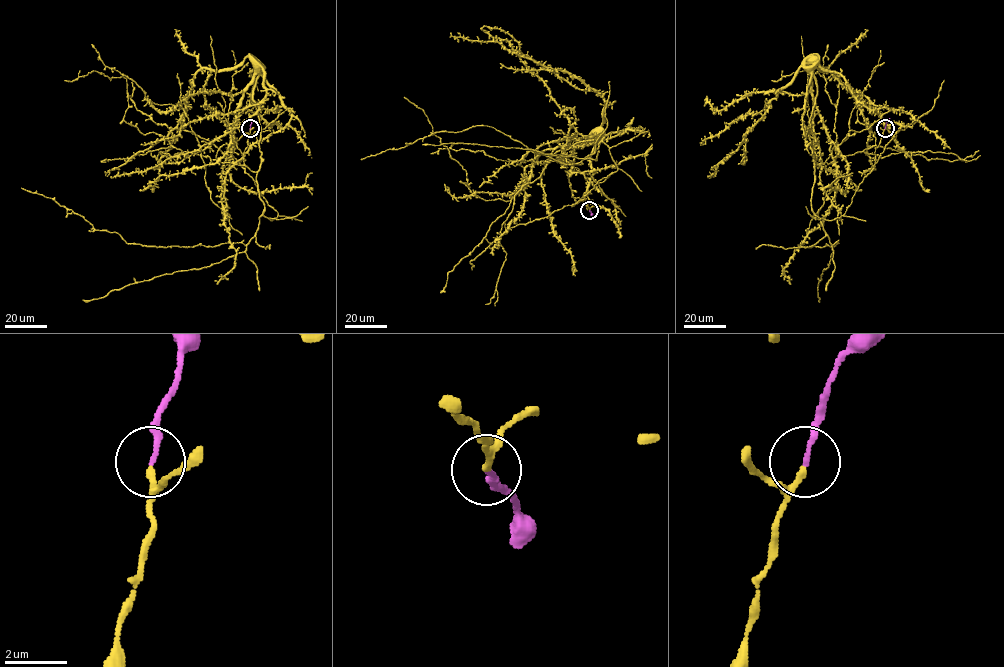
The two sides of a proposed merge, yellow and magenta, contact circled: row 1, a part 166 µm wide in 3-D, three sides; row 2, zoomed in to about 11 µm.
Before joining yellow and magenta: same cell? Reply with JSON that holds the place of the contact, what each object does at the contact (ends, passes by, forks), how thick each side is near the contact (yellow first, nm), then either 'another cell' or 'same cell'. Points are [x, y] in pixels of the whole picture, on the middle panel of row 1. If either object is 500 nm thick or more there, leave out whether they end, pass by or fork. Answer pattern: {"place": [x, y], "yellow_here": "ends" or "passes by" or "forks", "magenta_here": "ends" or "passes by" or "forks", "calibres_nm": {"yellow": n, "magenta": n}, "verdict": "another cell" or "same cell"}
{"place": [589, 210], "yellow_here": "passes by", "magenta_here": "ends", "calibres_nm": {"yellow": 140, "magenta": 150}, "verdict": "same cell"}

